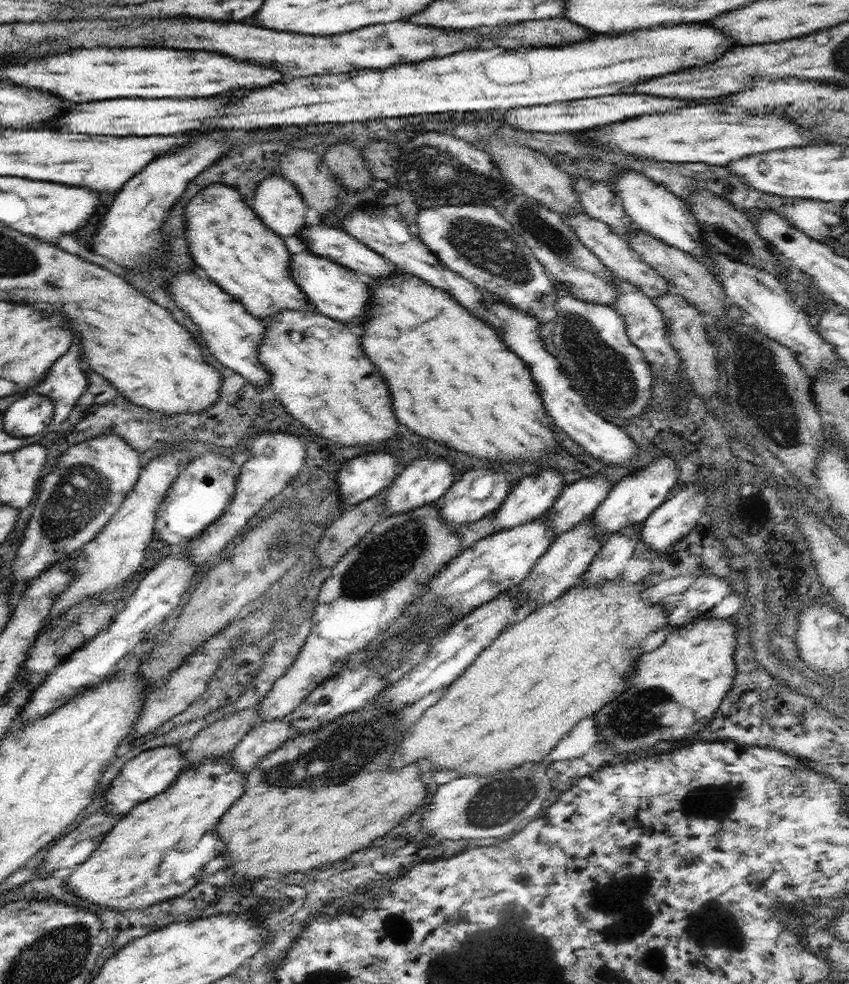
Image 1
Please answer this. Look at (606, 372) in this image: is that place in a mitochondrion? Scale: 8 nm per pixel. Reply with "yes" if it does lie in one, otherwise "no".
yes

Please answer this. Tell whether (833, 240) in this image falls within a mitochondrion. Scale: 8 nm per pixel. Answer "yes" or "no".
no

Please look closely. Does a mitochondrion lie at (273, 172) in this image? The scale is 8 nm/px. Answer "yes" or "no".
no

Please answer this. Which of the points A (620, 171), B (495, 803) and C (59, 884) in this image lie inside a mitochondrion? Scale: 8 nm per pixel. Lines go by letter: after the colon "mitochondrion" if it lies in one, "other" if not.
A: other
B: mitochondrion
C: other

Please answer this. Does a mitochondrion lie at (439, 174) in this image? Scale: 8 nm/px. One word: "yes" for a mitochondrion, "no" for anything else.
yes

